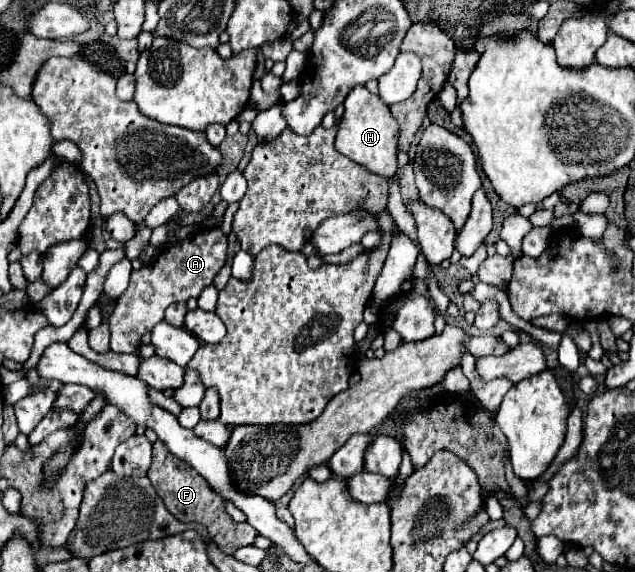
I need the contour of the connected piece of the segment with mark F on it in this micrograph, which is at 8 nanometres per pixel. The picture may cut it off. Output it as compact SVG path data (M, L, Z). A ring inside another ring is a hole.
M156 440L154 442L154 450L152 450L152 464L148 468L148 480L152 482L152 486L156 488L158 496L164 500L166 508L180 520L180 522L188 522L188 524L202 524L210 538L216 542L216 546L226 552L226 554L234 554L236 548L240 546L248 546L254 542L254 538L258 536L256 530L248 524L248 522L234 522L226 510L222 500L218 498L218 494L212 494L212 490L208 488L206 480L196 474L196 470L192 470L192 466L188 466L186 462L180 462L180 458L176 458L166 446L164 442Z

